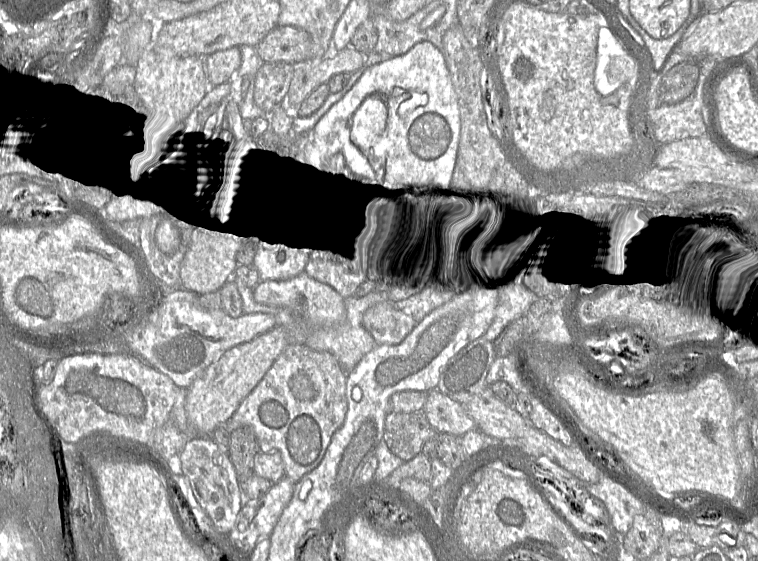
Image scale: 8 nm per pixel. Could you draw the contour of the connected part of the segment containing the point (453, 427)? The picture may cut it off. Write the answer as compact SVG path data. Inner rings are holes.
M438 389L427 392L423 413L439 434L462 436L470 430L478 430L466 407Z

